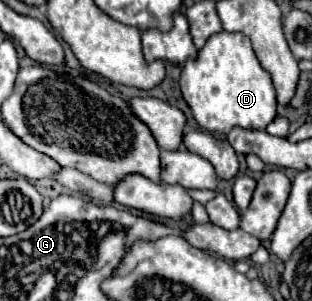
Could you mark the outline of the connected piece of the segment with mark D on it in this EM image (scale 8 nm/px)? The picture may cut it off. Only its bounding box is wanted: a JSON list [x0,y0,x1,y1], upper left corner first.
[180,32,276,134]

